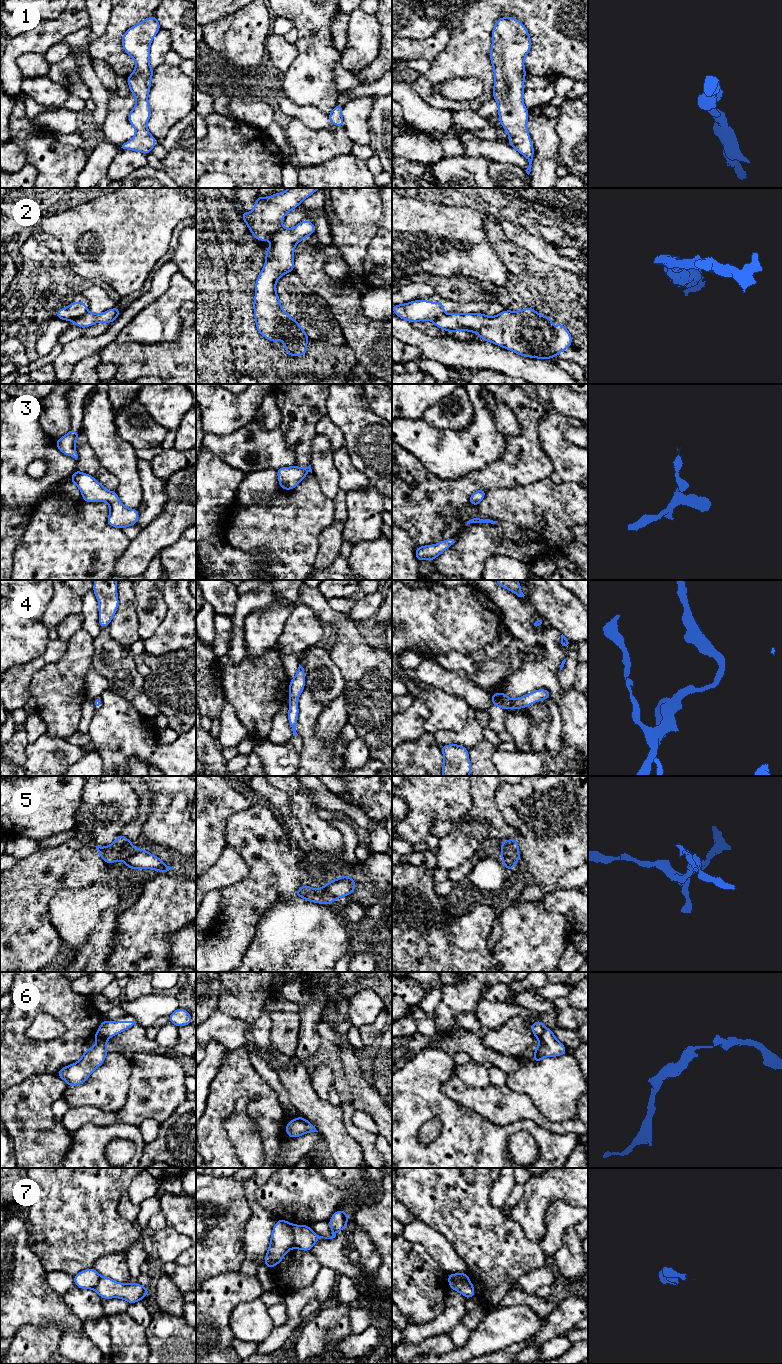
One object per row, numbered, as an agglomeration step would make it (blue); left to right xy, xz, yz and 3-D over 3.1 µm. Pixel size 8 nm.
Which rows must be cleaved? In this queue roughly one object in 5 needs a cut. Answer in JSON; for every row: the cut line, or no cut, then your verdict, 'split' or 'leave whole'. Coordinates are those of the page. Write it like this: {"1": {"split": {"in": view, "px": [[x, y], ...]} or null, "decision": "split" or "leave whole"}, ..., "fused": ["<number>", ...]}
{"1": {"split": null, "decision": "leave whole"}, "2": {"split": {"in": "xz", "px": [[282, 227], [270, 238]]}, "decision": "split"}, "3": {"split": null, "decision": "leave whole"}, "4": {"split": null, "decision": "leave whole"}, "5": {"split": null, "decision": "leave whole"}, "6": {"split": {"in": "yz", "px": [[545, 1027], [538, 1038]]}, "decision": "split"}, "7": {"split": {"in": "xz", "px": [[292, 1225], [294, 1247]]}, "decision": "split"}, "fused": ["2", "6", "7"]}

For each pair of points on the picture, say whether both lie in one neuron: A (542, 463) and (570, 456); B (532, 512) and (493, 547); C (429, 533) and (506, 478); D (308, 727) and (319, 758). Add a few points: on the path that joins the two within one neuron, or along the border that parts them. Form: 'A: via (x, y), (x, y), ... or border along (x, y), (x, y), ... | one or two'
A: border along (539, 440), (551, 463), (550, 476) | two
B: via (522, 522), (507, 537), (503, 538) | one
C: via (435, 510), (450, 495), (475, 479), (483, 479) | one
D: via (308, 735), (314, 750) | one

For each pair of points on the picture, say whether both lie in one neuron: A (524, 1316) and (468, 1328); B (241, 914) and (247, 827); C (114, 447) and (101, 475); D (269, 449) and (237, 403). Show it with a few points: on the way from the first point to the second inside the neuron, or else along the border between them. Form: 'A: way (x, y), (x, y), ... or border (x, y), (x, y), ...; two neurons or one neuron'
A: border (485, 1312), (482, 1320), (463, 1346); two neurons
B: way (257, 892), (262, 887), (262, 849); one neuron
C: border (91, 448), (98, 461), (117, 478), (118, 487); two neurons
D: border (261, 400), (253, 418), (230, 434); two neurons

